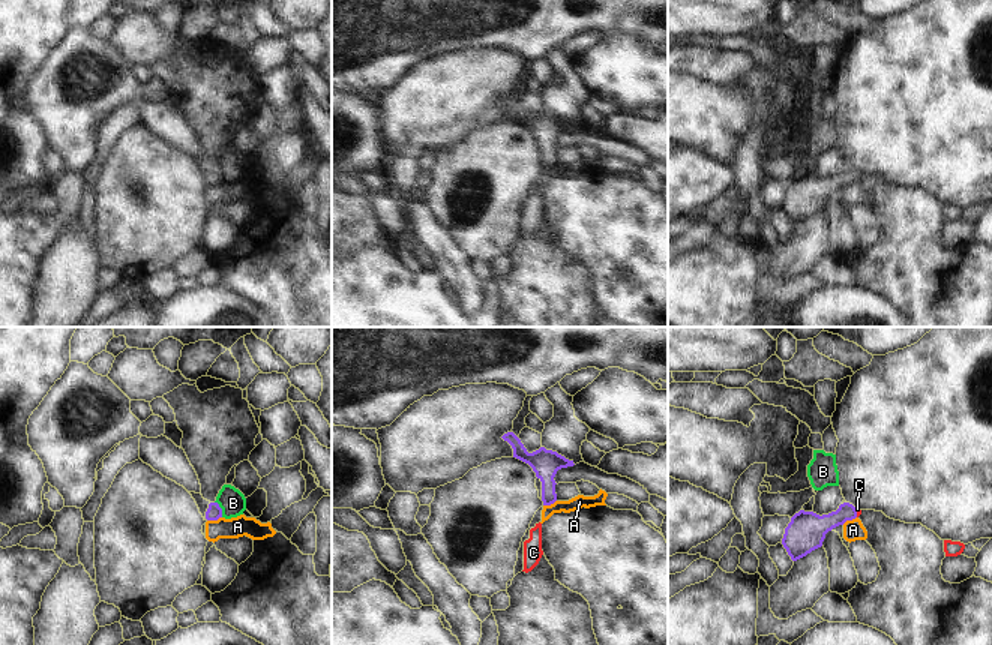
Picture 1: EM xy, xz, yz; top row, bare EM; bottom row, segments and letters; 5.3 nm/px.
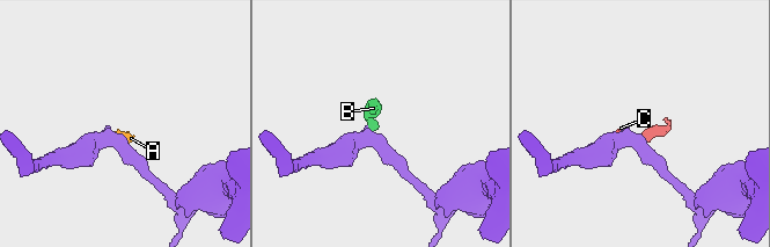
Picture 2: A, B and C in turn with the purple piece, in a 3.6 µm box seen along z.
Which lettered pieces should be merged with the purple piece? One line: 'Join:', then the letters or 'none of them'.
Join: C

